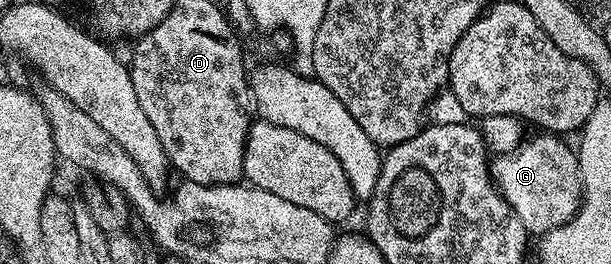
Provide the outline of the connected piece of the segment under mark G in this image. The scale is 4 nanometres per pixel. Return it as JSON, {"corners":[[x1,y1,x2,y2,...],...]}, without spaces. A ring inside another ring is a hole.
{"corners":[[556,134,529,135,521,140,513,152,501,152,491,161,490,175,512,212,533,237,562,226,566,214,580,209,584,198,582,174,578,166,576,148]]}

